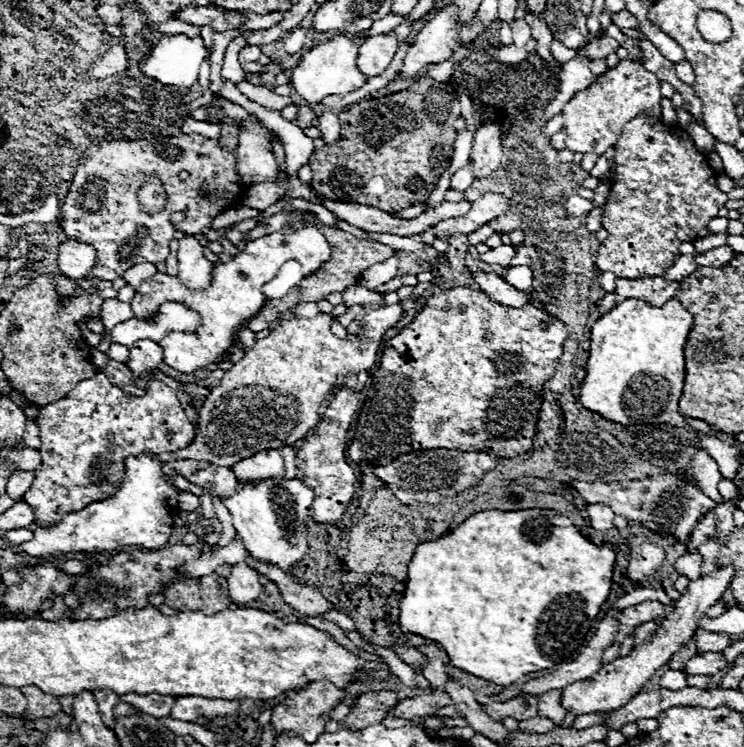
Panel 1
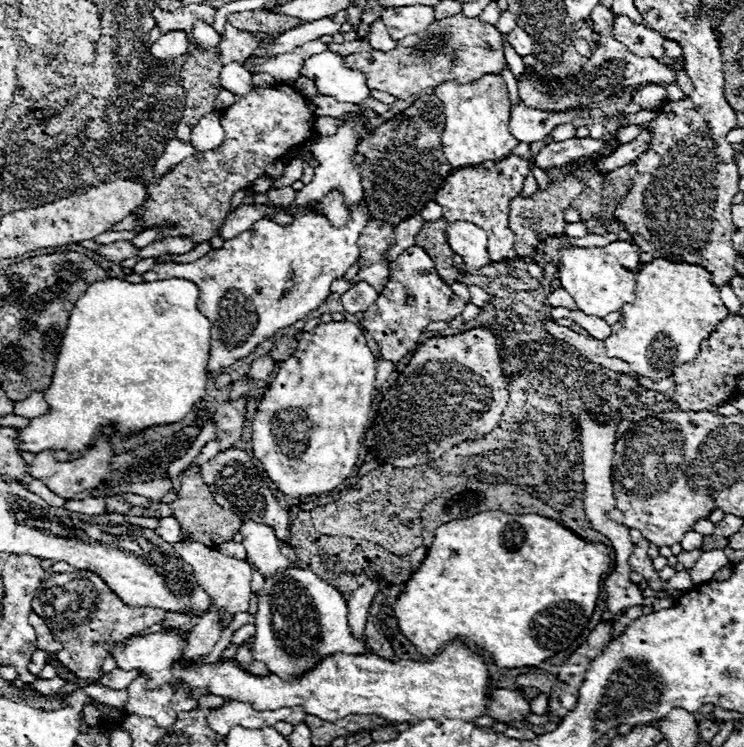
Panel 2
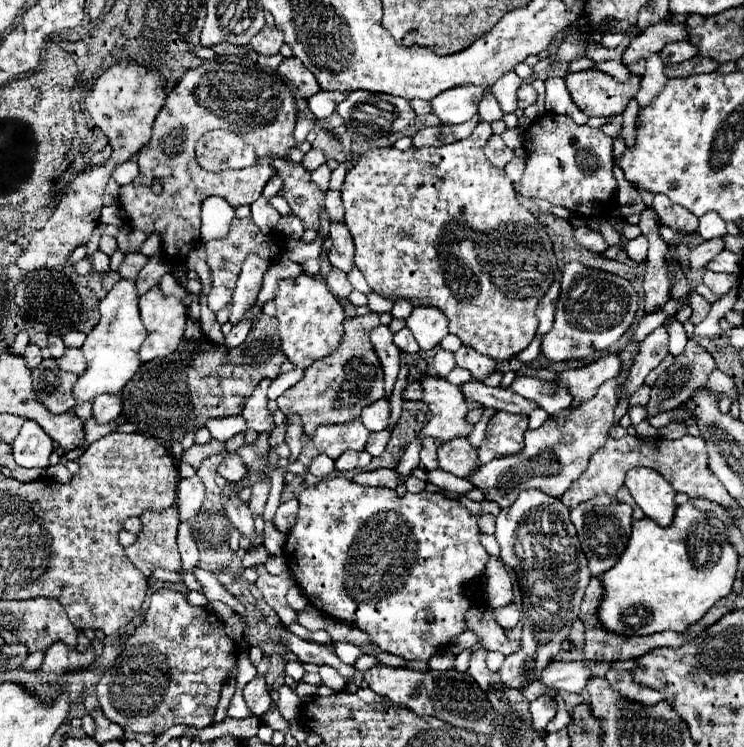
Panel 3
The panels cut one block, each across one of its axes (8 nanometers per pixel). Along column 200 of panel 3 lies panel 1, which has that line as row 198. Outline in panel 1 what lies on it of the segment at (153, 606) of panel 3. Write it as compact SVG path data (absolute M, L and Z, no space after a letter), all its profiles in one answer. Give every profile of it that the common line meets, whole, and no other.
M642 114L628 122L614 150L616 164L622 164L626 168L616 168L616 178L604 204L606 212L602 218L602 228L606 228L610 236L598 248L596 266L600 272L614 272L618 278L662 276L670 262L678 258L678 246L682 242L696 242L698 238L710 236L706 224L716 218L718 208L728 202L728 196L718 190L718 174L714 168L710 168L708 158L696 150L692 138L680 126L668 126L664 122L650 126Z

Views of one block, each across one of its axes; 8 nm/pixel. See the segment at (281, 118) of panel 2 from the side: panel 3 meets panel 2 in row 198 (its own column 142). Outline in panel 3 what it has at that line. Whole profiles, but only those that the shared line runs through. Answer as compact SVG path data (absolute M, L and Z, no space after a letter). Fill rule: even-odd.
M206 60L198 68L188 70L168 94L166 106L160 110L152 126L152 136L138 152L138 178L120 188L120 206L128 214L128 224L144 234L158 232L164 254L170 264L186 262L186 254L200 238L200 206L208 196L222 196L232 200L232 206L252 204L262 196L264 184L276 174L270 166L268 154L288 158L288 148L296 146L294 122L296 100L290 86L276 72L250 70L230 62ZM212 128L232 130L254 146L260 154L258 164L242 170L206 172L194 156L196 142ZM154 178L164 182L164 190L156 196L150 190Z

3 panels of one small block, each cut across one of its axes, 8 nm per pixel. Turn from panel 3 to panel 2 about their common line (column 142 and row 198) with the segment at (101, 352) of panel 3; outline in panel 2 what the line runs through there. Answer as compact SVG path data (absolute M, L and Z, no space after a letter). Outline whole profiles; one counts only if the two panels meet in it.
M338 192L328 194L318 204L318 210L322 210L322 214L326 214L330 218L330 222L334 222L334 226L342 226L342 222L348 222L348 210L346 210L346 204L342 202L342 198L338 198Z

